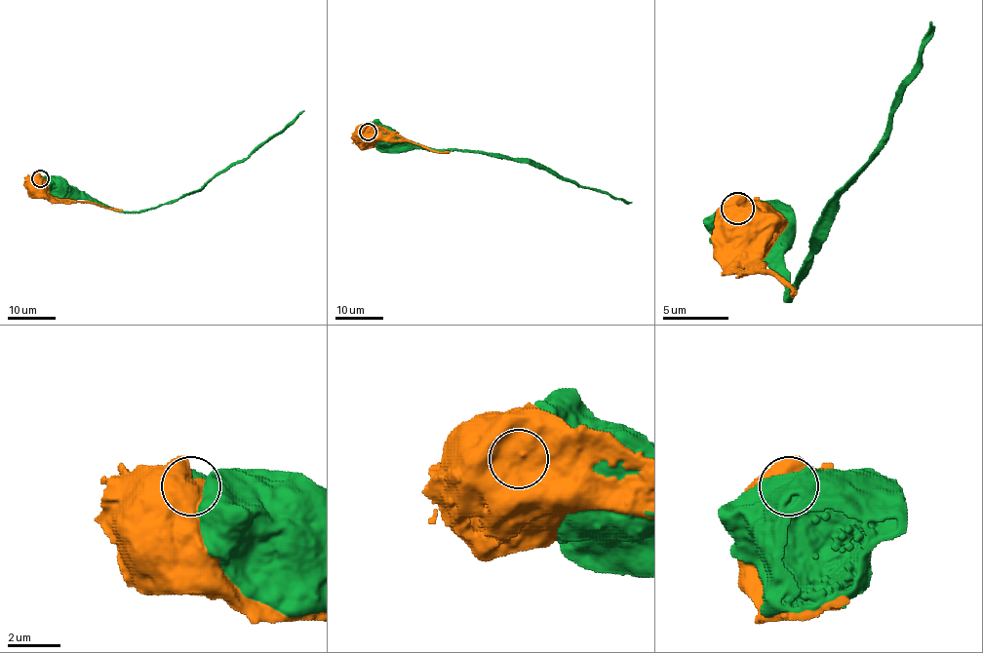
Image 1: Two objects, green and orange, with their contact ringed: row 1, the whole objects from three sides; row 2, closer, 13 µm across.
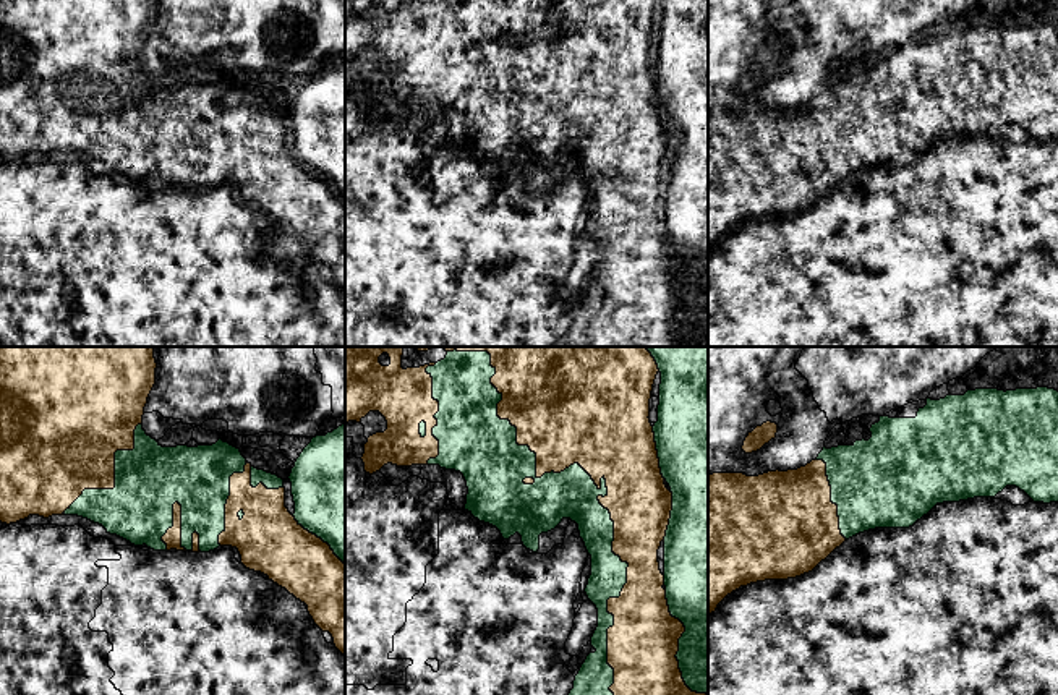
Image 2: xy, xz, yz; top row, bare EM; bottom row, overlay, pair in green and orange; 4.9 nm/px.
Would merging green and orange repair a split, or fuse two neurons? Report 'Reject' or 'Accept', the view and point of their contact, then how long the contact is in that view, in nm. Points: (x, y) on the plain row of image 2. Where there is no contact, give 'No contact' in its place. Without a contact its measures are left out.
Reject. Touches green at xz (608, 148). Shared border 1900 nm

